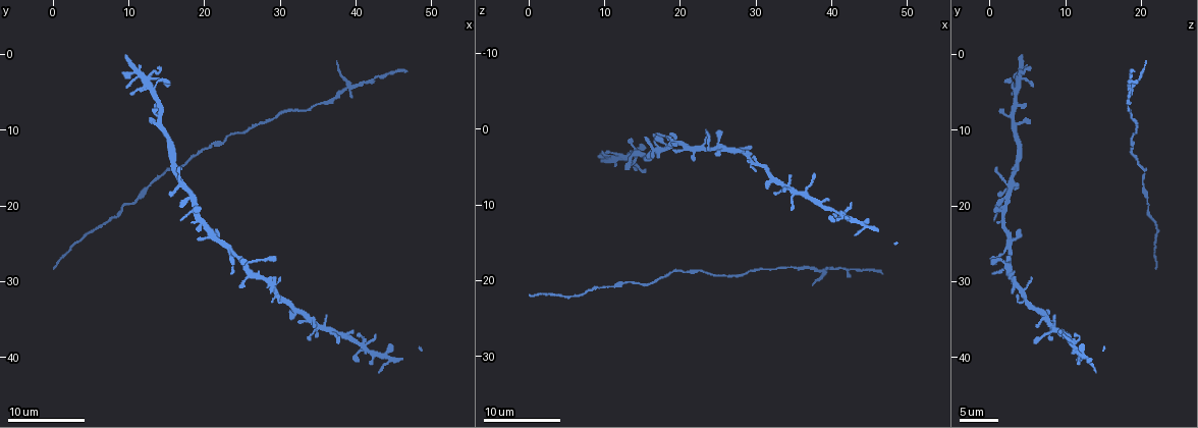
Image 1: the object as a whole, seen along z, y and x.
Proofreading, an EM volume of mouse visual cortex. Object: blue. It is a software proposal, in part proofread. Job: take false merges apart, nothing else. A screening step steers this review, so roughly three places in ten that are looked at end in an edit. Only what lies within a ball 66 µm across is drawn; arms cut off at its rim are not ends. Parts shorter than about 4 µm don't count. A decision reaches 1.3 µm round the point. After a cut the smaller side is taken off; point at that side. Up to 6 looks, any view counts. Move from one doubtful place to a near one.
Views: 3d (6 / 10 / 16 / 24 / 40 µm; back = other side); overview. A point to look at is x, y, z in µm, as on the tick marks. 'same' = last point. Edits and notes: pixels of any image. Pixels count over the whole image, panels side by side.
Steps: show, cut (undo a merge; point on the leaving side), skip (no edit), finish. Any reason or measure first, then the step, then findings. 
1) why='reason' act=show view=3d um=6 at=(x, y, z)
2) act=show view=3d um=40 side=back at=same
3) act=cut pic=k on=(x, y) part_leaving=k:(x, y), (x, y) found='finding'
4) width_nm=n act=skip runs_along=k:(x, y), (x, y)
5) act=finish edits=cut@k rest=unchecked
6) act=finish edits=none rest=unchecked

why='four arms meet' act=show view=3d um=6 at=(39.0, 4.0, 19.0)

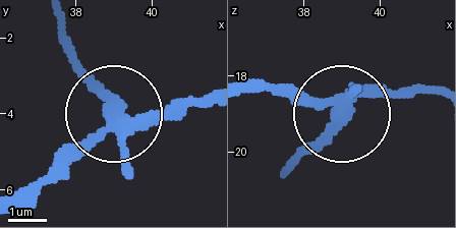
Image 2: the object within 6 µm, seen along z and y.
width_nm=310 act=cut pic=2 on=(132, 178) part_leaving=2:(115, 123), (57, 19) found='two neurons meet here'

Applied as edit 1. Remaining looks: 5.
act=show view=overview

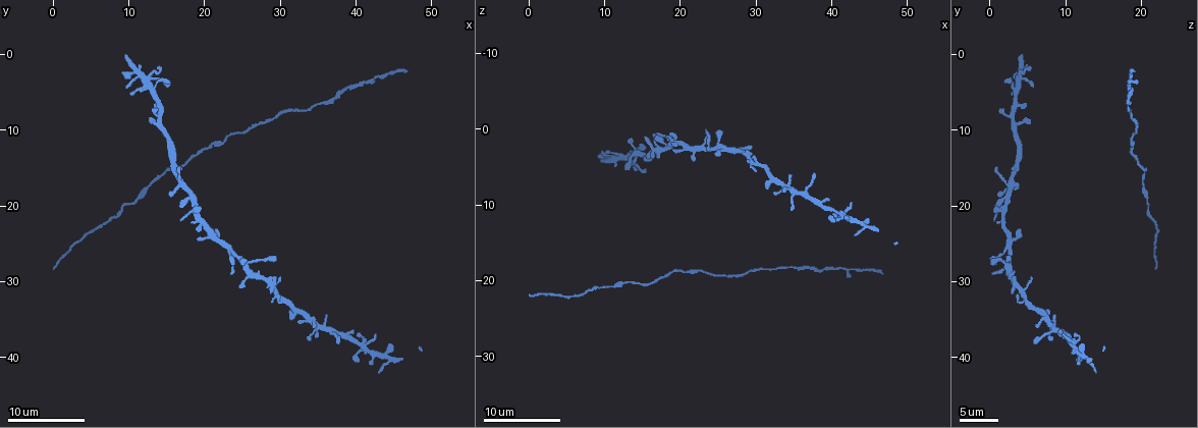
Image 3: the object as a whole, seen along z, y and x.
why='calibre changes' act=show view=3d um=6 at=(11.5, 18.5, 21.0)

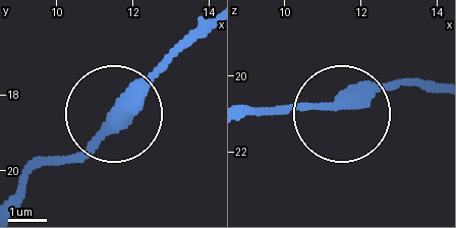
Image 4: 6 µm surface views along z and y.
width_nm=280 act=skip found='all the same neuron'

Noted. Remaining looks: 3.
why='three-way junction' act=show view=3d um=16 at=(16.0, 15.5, 3.5)

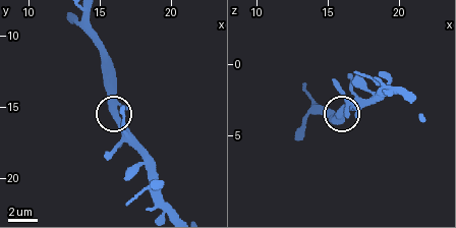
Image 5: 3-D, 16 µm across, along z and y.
width_nm=360 act=skip found='all the same neuron'

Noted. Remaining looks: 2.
act=finish edits=cut@2 rest=unchecked

